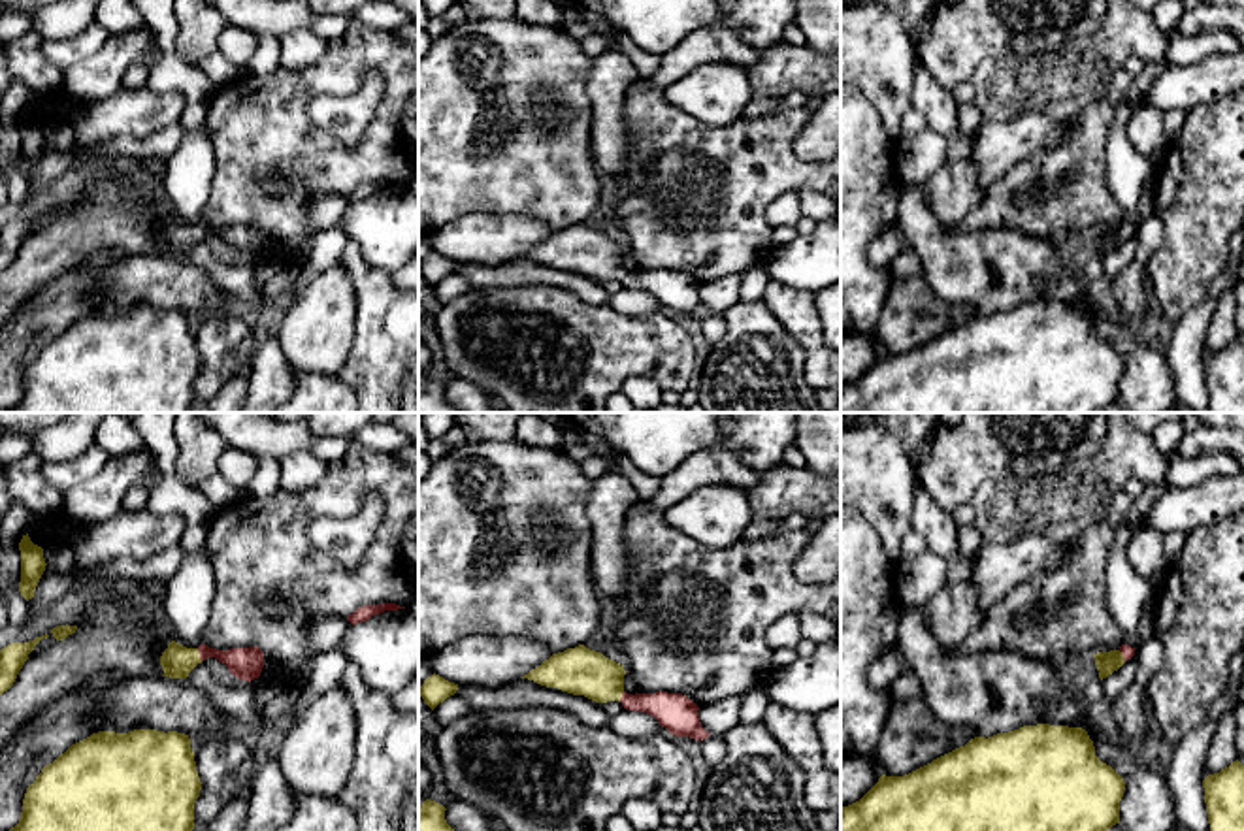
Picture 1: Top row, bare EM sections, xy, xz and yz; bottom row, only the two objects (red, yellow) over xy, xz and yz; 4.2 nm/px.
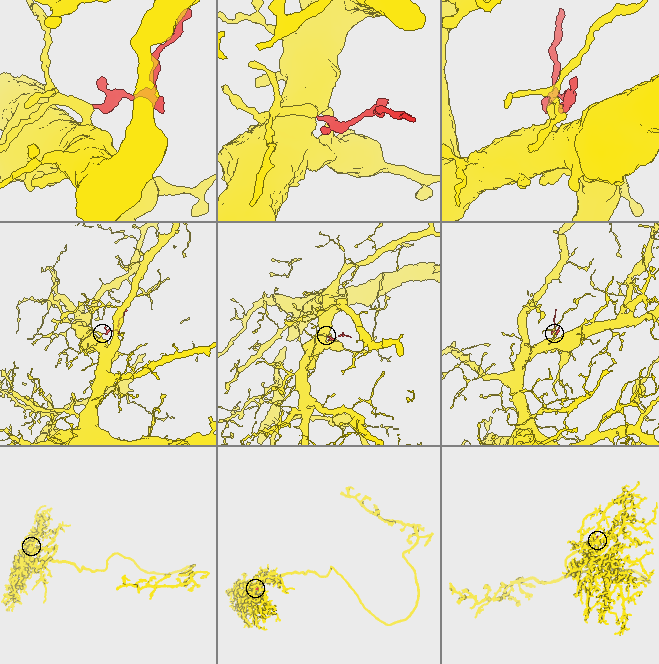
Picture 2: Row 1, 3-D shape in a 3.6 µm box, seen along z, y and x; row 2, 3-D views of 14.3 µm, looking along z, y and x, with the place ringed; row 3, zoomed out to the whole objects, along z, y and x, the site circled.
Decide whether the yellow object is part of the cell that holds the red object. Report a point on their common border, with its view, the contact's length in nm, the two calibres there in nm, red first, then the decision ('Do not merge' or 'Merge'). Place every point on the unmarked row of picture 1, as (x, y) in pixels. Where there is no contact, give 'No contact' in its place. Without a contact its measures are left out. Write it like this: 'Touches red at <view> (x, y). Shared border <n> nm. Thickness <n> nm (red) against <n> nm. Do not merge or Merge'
Touches red at xy (198, 230). Shared border 60 nm. Thickness 140 nm (red) against 140 nm. Merge

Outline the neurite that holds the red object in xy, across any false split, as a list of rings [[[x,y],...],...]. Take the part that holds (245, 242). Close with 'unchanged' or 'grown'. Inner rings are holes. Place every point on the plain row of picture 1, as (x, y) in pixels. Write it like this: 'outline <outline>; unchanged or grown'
outline [[[172,219],[160,234],[162,254],[187,256],[207,236],[217,236],[234,254],[247,260],[258,256],[264,245],[264,230],[258,224],[217,228],[200,222],[198,226],[187,226]]]; grown

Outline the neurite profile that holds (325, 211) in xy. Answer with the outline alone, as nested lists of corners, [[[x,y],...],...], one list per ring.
[[[315,196],[309,204],[309,228],[313,237],[330,226],[341,224],[345,211],[351,207],[347,196]]]

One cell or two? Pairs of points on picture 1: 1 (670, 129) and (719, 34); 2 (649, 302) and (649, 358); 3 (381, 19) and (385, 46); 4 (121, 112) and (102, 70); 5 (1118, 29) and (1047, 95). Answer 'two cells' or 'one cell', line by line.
1: two cells
2: two cells
3: two cells
4: two cells
5: one cell

